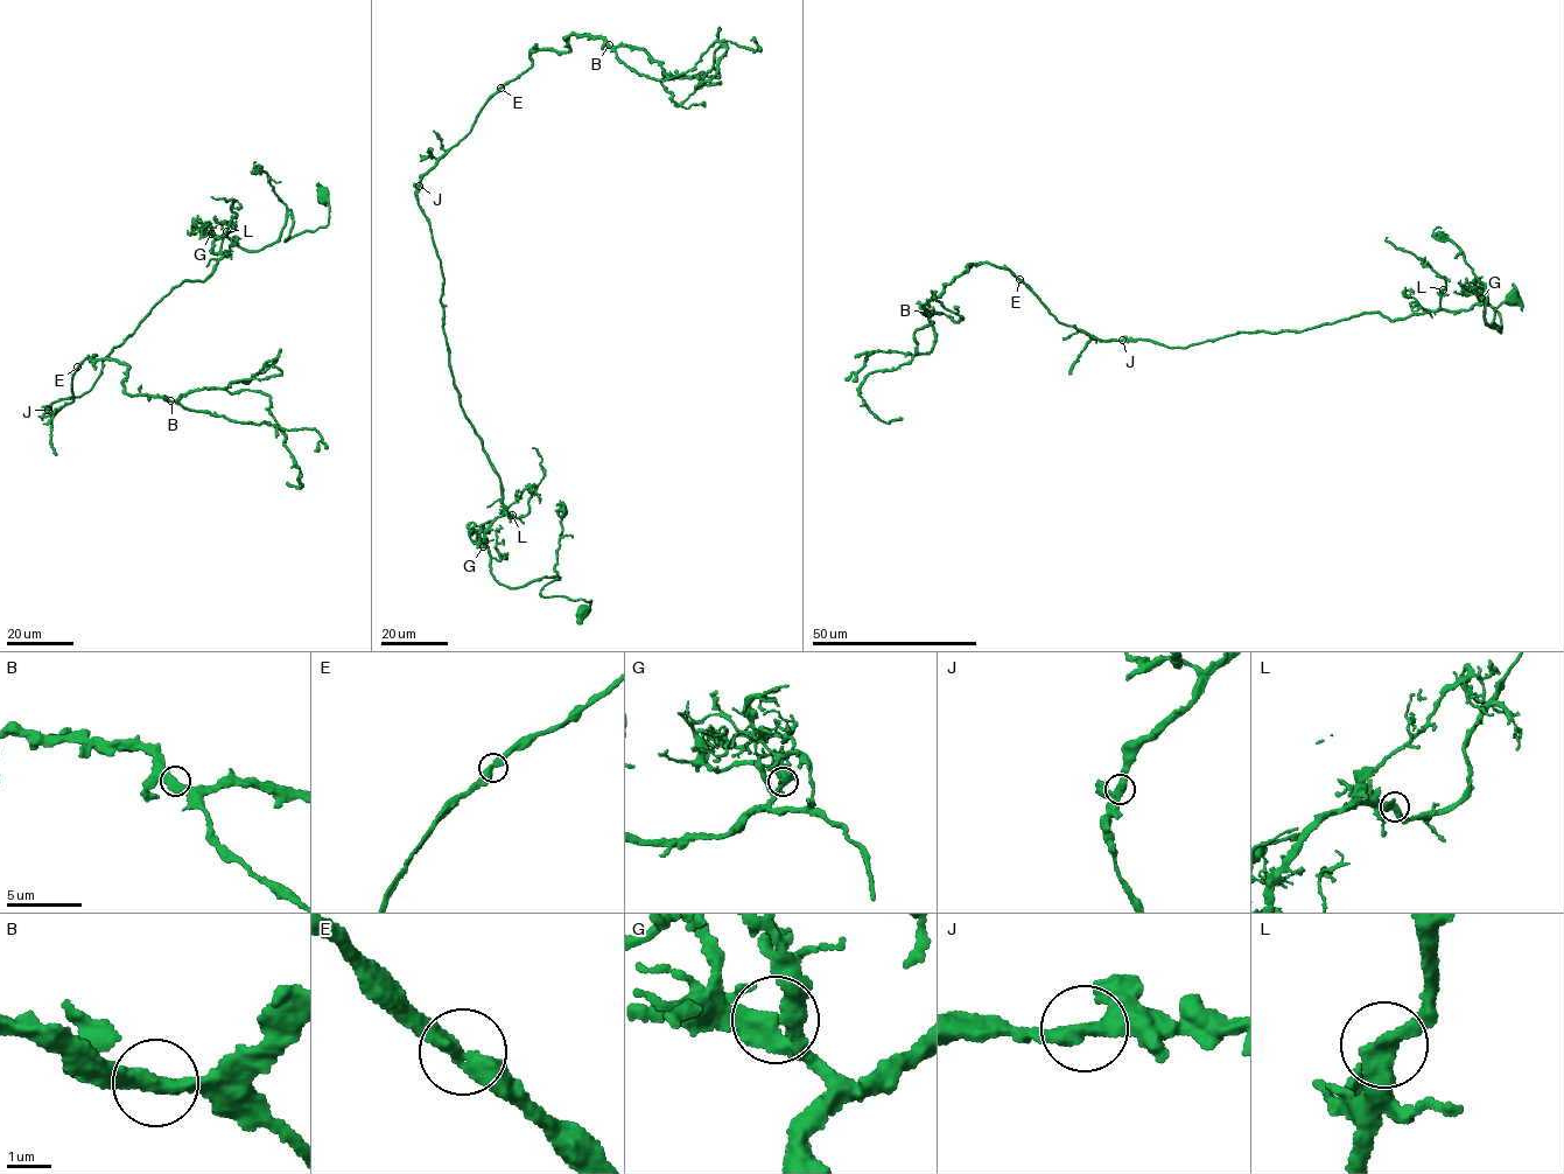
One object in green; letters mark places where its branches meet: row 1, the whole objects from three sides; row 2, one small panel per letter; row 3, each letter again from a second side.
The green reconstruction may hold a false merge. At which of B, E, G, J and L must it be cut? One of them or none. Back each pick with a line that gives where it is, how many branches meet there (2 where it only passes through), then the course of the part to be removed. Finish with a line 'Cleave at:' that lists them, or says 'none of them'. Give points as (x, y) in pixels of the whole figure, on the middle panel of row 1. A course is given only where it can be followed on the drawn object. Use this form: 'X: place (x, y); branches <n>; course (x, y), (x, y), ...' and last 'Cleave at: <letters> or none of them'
Cleave at: none of them

